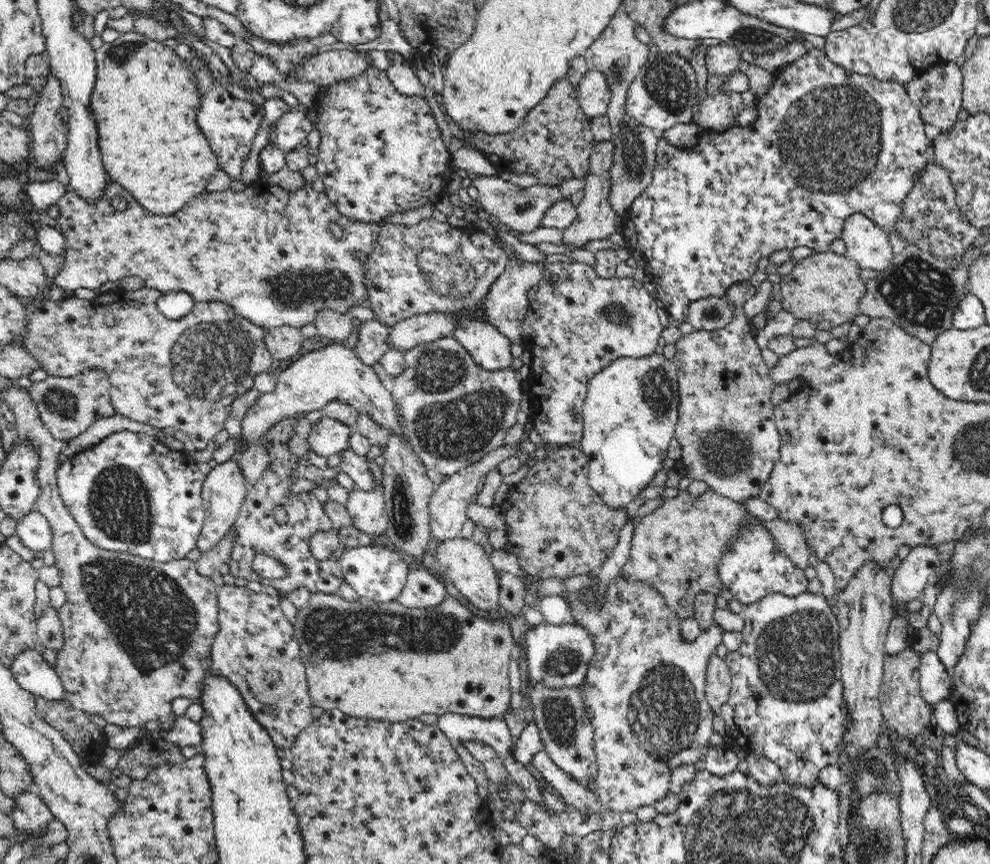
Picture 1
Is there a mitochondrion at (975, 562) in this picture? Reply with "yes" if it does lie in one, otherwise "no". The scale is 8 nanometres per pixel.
yes

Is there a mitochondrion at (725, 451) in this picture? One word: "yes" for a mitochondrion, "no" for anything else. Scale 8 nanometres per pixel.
yes

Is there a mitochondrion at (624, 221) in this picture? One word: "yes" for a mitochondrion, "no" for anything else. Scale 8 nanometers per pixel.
no

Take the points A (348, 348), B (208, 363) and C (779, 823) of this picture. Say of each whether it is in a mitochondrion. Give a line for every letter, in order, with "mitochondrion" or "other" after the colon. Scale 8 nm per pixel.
A: other
B: mitochondrion
C: mitochondrion

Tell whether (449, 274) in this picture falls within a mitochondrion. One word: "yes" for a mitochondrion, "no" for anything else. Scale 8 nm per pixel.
yes

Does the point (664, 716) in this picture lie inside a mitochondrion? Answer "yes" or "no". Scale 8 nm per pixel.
yes

